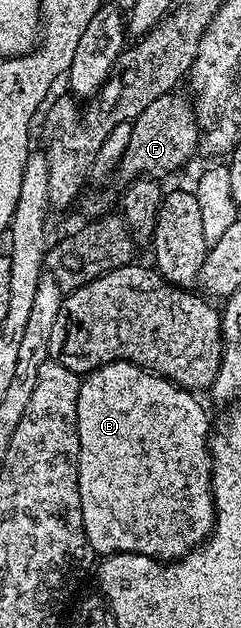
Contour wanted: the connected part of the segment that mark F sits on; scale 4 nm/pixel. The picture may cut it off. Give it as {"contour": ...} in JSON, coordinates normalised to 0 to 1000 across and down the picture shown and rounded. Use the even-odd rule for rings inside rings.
{"contour":[[[705,146],[660,153],[643,166],[610,166],[573,188],[548,193],[544,223],[531,225],[523,239],[490,260],[477,277],[506,283],[506,291],[531,293],[560,283],[614,280],[639,287],[685,287],[697,277],[730,274],[747,264],[768,264],[801,252],[801,244],[826,239],[826,209],[817,188],[801,183],[801,164],[780,154],[768,156],[751,146]]]}

